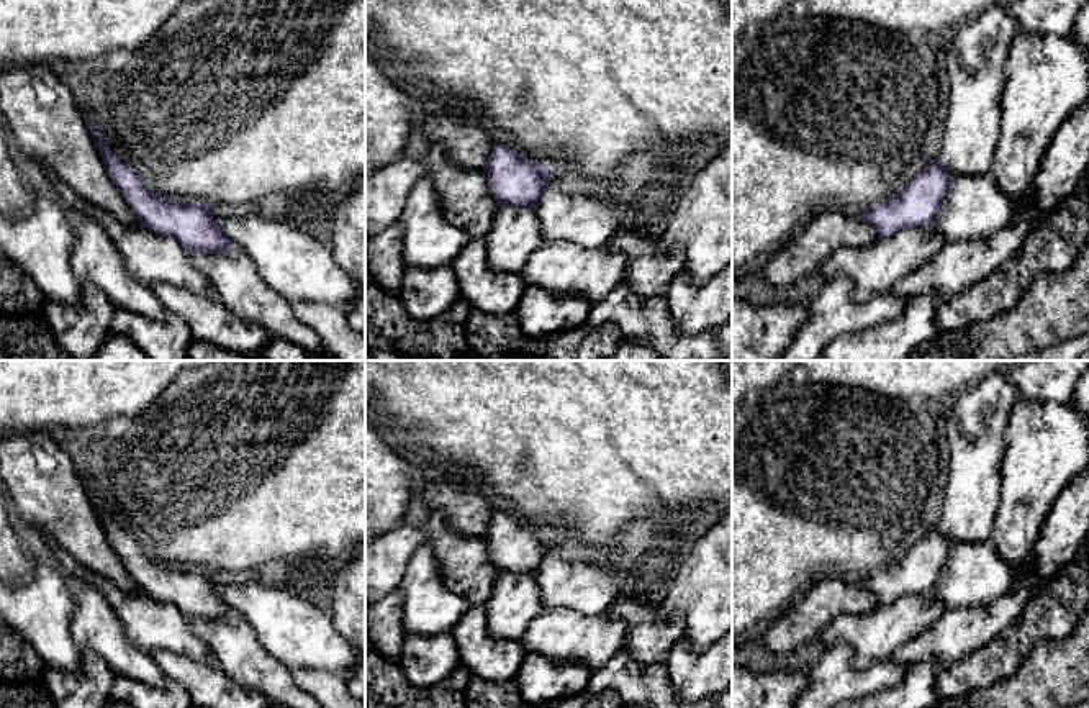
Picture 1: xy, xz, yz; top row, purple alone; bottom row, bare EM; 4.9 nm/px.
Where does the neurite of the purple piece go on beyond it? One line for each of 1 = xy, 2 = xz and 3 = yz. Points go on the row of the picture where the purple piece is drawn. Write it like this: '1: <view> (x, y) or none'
1: none
2: none
3: none

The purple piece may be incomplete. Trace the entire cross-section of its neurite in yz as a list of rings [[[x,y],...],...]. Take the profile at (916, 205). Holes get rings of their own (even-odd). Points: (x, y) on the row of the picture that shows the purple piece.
[[[937,159],[927,164],[897,195],[856,210],[879,238],[904,228],[929,226],[953,182],[948,169]]]

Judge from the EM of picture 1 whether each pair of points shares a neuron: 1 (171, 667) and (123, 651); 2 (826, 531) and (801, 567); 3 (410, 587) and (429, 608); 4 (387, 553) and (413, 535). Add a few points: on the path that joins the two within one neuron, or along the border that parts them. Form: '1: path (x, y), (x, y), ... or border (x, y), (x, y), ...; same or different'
1: border (148, 654), (169, 679); different
2: path (817, 540), (801, 559); same
3: path (415, 592), (426, 603); same
4: path (393, 549), (406, 538); same

